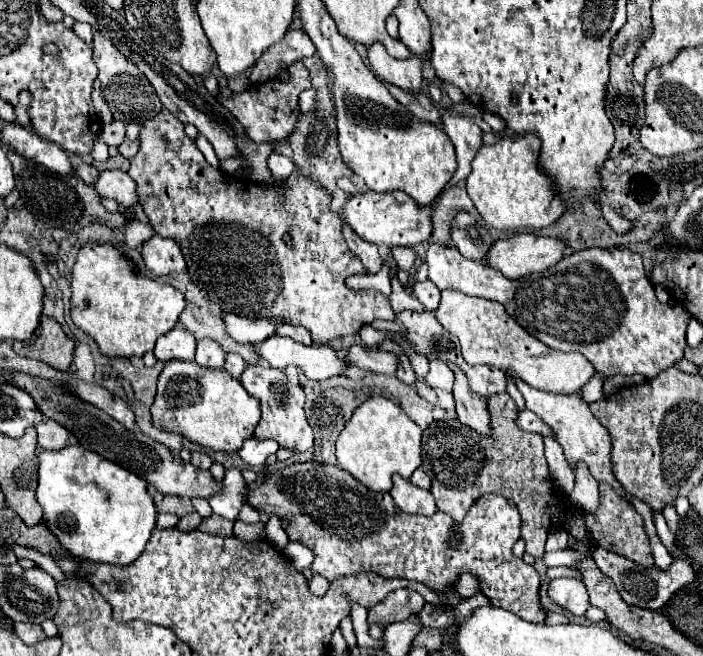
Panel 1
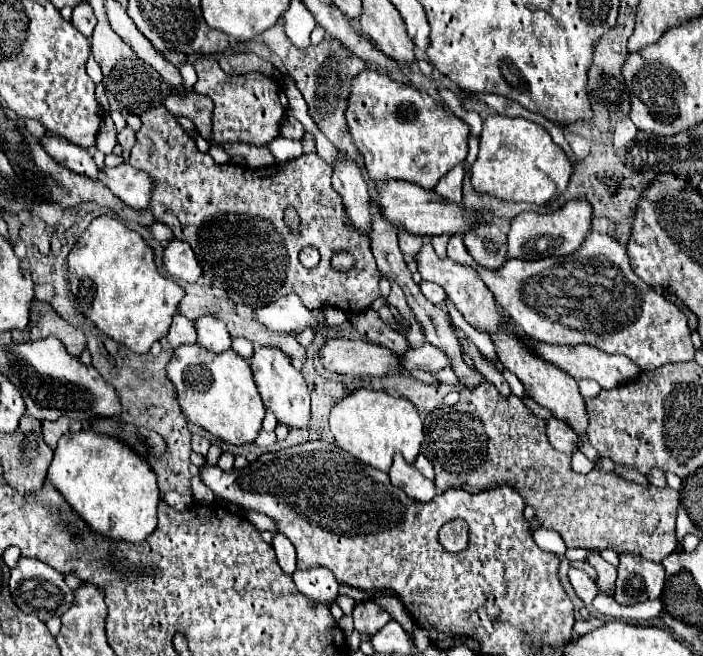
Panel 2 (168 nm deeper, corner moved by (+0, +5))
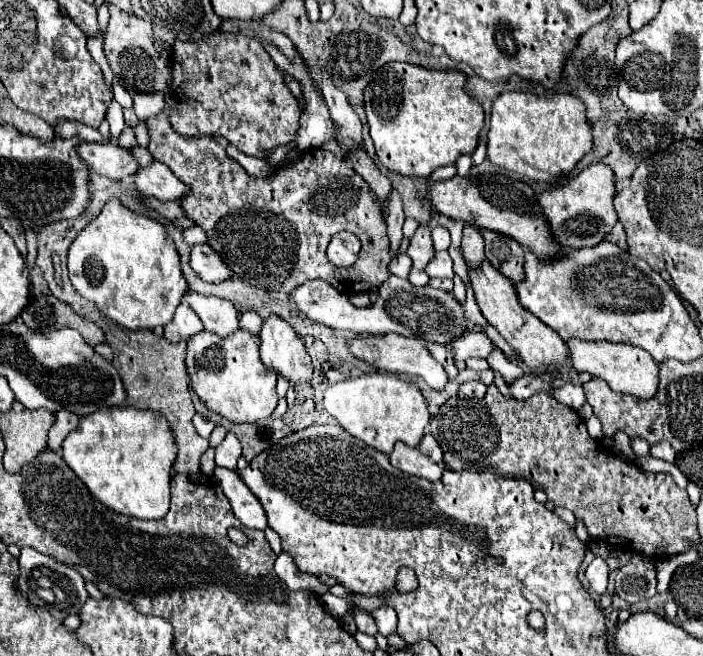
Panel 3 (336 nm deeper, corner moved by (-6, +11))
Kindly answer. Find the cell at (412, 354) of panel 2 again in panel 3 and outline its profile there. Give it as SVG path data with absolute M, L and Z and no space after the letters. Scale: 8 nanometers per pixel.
M471 331L453 341L451 351L455 353L455 359L469 359L469 357L487 357L497 345L483 333L483 331Z

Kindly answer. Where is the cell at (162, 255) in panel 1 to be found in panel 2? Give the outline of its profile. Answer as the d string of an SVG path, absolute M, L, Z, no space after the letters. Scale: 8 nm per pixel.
M171 239L167 245L165 245L165 251L163 251L163 269L173 275L173 277L179 277L183 281L189 281L189 283L195 283L197 277L201 275L201 267L193 255L193 249L189 247L189 243L185 241L177 241L177 239Z

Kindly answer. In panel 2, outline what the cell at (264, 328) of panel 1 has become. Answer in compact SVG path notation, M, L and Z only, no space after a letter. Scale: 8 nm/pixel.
M297 295L281 297L279 301L255 311L255 321L261 323L267 331L277 331L277 333L299 331L307 325L319 323L321 317L323 309L309 311Z

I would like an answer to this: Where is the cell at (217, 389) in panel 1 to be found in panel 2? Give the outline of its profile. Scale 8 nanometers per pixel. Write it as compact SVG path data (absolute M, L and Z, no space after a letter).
M197 343L181 345L173 351L167 375L177 389L177 401L187 421L231 445L247 445L257 439L265 417L265 405L255 387L249 363L235 351L229 349L217 355Z

